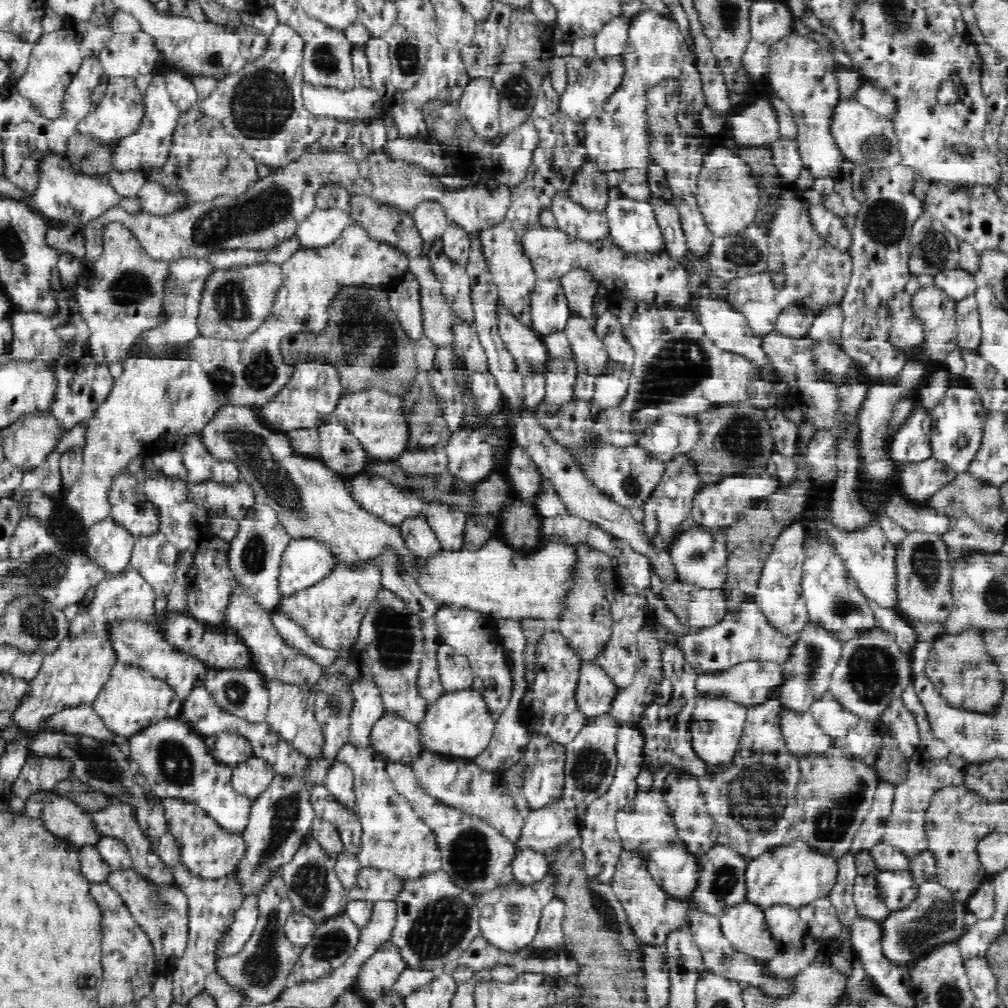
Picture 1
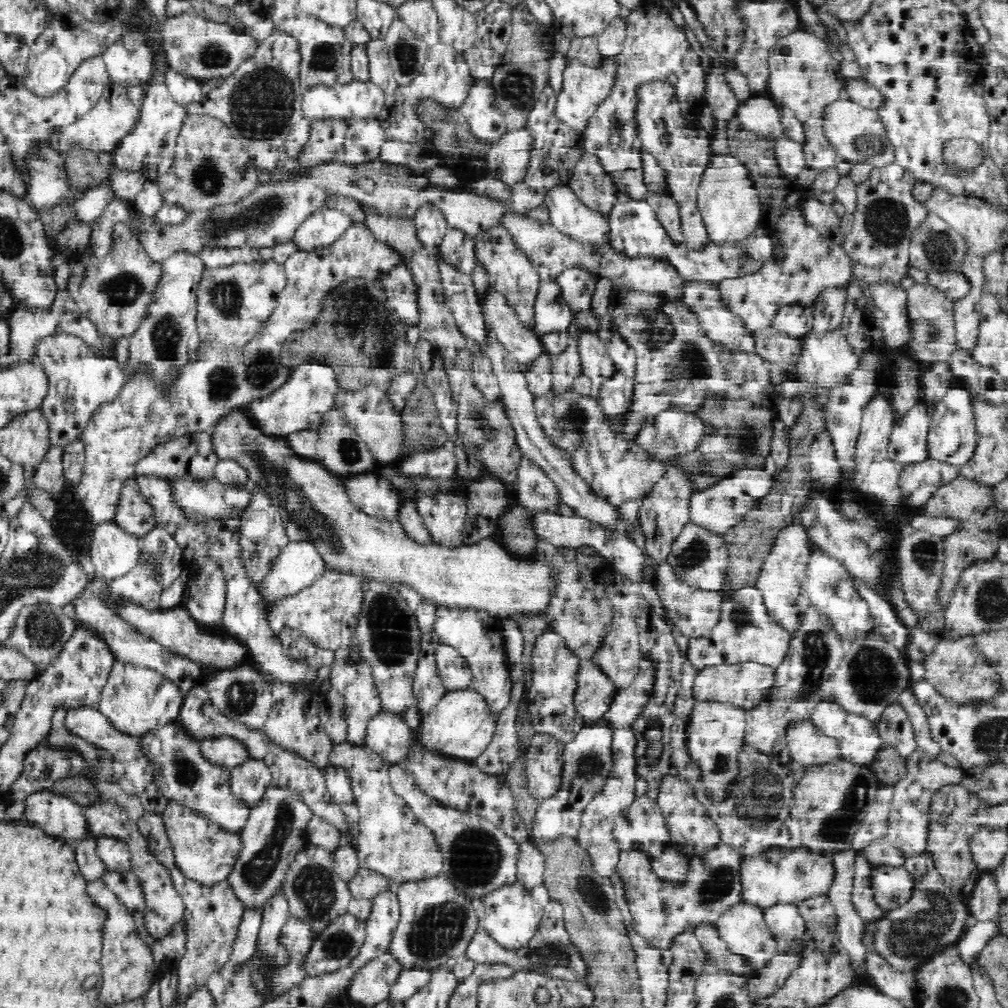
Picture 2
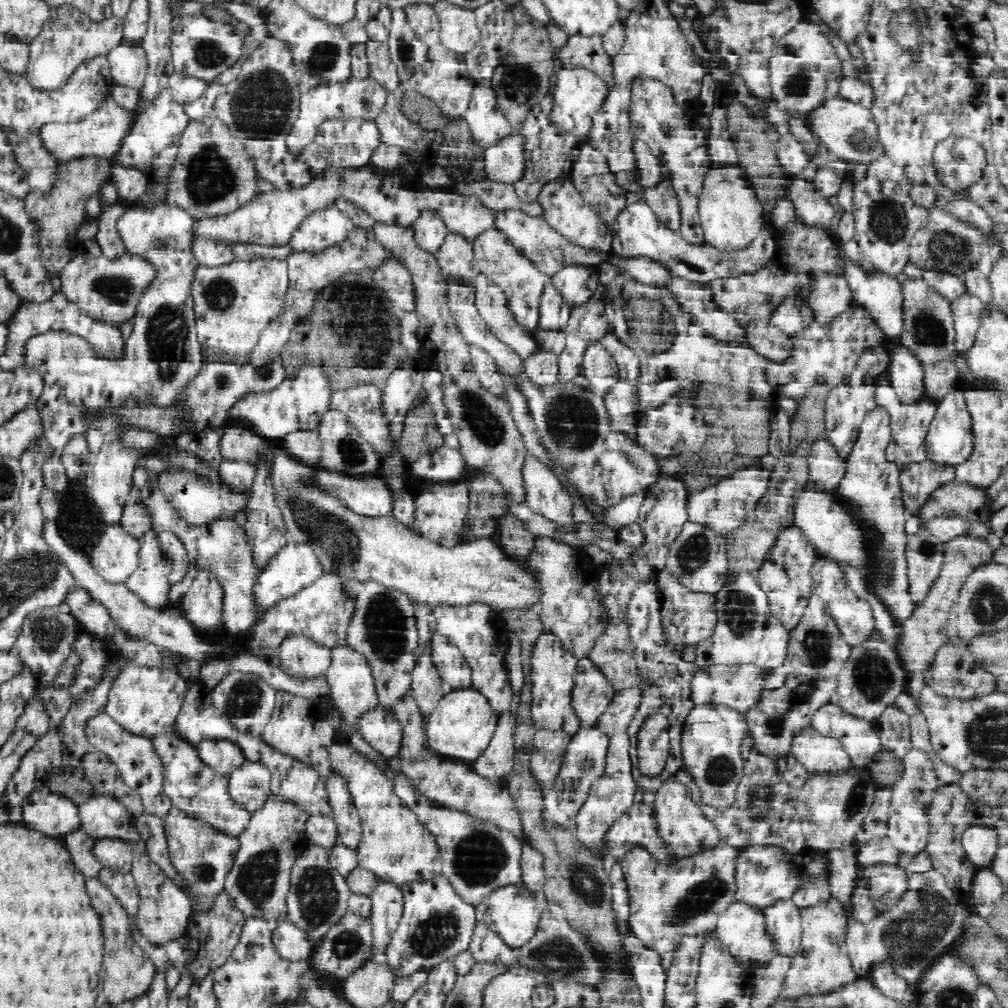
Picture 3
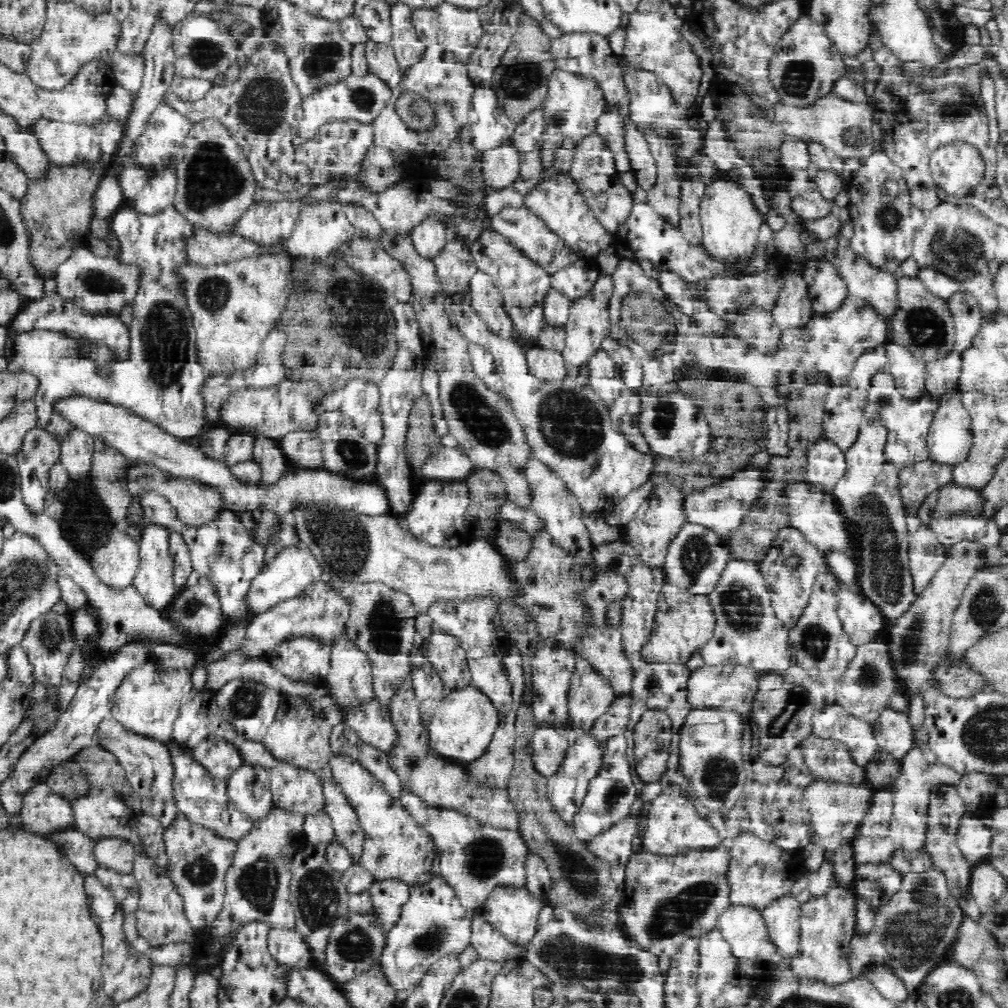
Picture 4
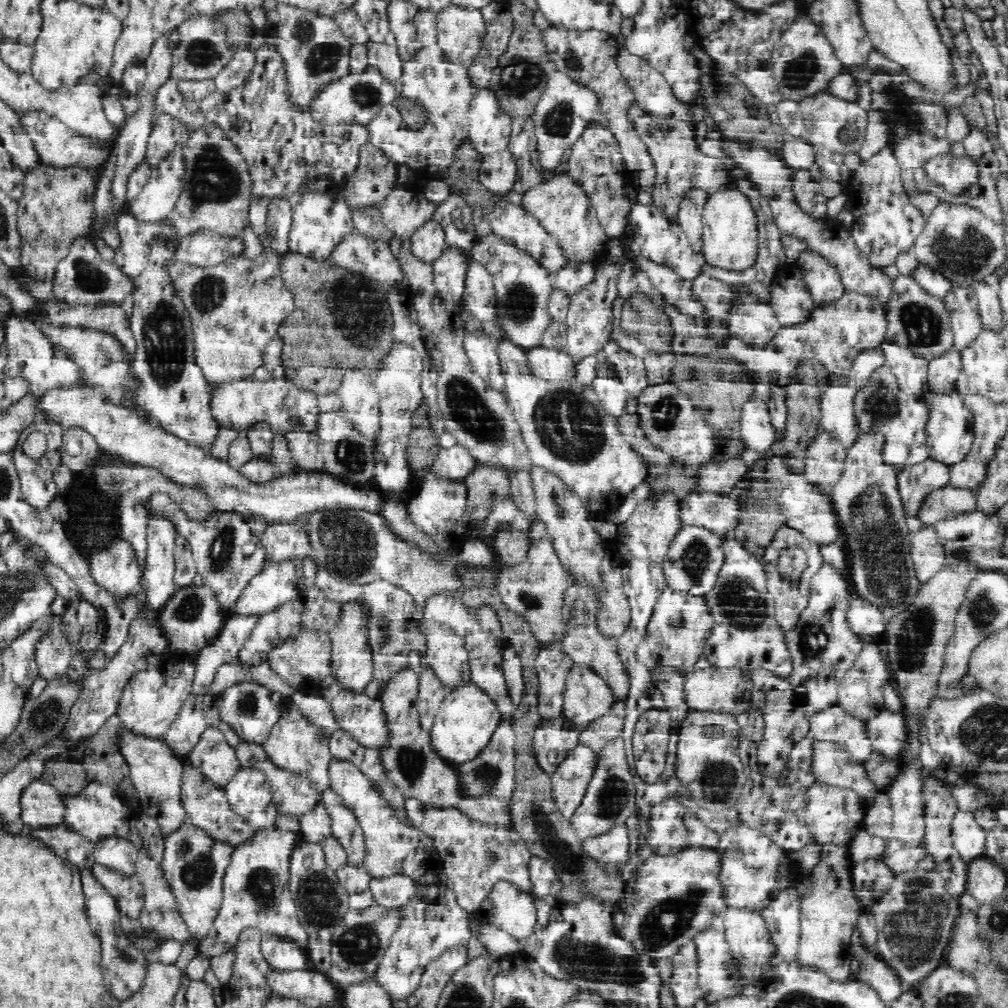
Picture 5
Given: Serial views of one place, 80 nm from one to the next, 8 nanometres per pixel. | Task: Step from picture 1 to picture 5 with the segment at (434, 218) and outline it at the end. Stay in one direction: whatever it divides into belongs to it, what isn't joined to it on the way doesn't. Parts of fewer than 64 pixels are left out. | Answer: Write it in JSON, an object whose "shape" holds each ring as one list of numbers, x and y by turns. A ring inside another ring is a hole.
{"shape":[[430,220,414,233,409,239,412,255,426,264,432,265,436,259,443,256,448,248,445,242,445,232,437,222]]}

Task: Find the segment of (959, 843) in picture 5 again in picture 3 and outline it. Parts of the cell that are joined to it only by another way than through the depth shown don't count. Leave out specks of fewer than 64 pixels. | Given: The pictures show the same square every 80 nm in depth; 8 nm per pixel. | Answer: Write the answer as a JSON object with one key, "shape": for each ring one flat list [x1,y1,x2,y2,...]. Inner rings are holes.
{"shape":[[976,822,966,827,961,836,961,845,967,859,979,868,990,868,997,844,995,829]]}

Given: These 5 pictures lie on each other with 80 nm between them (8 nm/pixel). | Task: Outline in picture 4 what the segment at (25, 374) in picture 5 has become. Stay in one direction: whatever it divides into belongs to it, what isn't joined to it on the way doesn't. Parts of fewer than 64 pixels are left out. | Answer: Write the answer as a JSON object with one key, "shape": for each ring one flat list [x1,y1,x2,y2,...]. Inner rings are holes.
{"shape":[[173,207,156,216,122,209,112,218,112,227,120,243,118,254,114,257,124,266,135,266,139,270,139,285,132,302,130,358,117,361,108,379,97,376,95,366,83,360,74,337,46,329,16,331,8,327,11,357,6,371,10,374,26,372,38,381,38,390,33,396,37,426,56,435,58,441,61,442,72,427,58,416,51,404,70,393,90,395,94,399,129,408,168,434,187,442,200,436,203,440,204,434,215,428,216,424,206,417,203,391,207,374,197,361,196,331,183,297,181,278,173,273,176,265,188,262,184,246,194,234,194,228,181,216]]}

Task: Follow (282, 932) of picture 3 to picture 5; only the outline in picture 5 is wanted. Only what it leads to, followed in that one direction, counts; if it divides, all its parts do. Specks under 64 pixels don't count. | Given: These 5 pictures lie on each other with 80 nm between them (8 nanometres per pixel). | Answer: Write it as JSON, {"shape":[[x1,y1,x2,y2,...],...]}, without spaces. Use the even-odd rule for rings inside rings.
{"shape":[[263,935,260,952,274,971,306,971,312,968,306,951,280,937]]}

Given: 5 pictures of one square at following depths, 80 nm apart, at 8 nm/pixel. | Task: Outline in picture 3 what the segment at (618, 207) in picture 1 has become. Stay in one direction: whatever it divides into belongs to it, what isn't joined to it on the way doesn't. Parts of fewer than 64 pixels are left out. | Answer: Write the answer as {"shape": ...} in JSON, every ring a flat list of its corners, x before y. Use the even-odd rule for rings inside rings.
{"shape":[[642,198,626,206,626,210,618,214,618,222,614,222,611,229,614,239,611,249,618,257,652,259,664,266,670,274,700,284,717,278,738,278,742,274,755,273,773,259,778,246,776,237,764,228,757,240,742,251,724,253,707,245,690,244,679,231,668,228]]}

